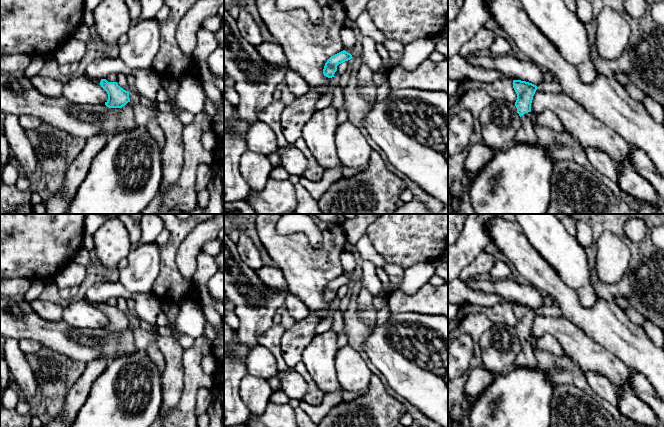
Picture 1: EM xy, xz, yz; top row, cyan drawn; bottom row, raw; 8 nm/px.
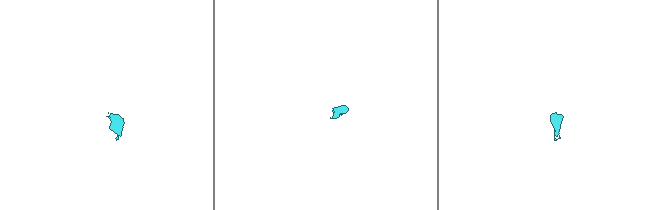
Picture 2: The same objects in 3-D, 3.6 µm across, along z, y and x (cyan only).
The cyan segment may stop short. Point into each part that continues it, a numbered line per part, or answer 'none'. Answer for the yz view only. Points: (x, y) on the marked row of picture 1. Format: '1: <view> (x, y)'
1: yz (525, 135)

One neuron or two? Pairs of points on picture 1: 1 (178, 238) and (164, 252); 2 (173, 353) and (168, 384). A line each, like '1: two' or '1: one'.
1: one
2: one

